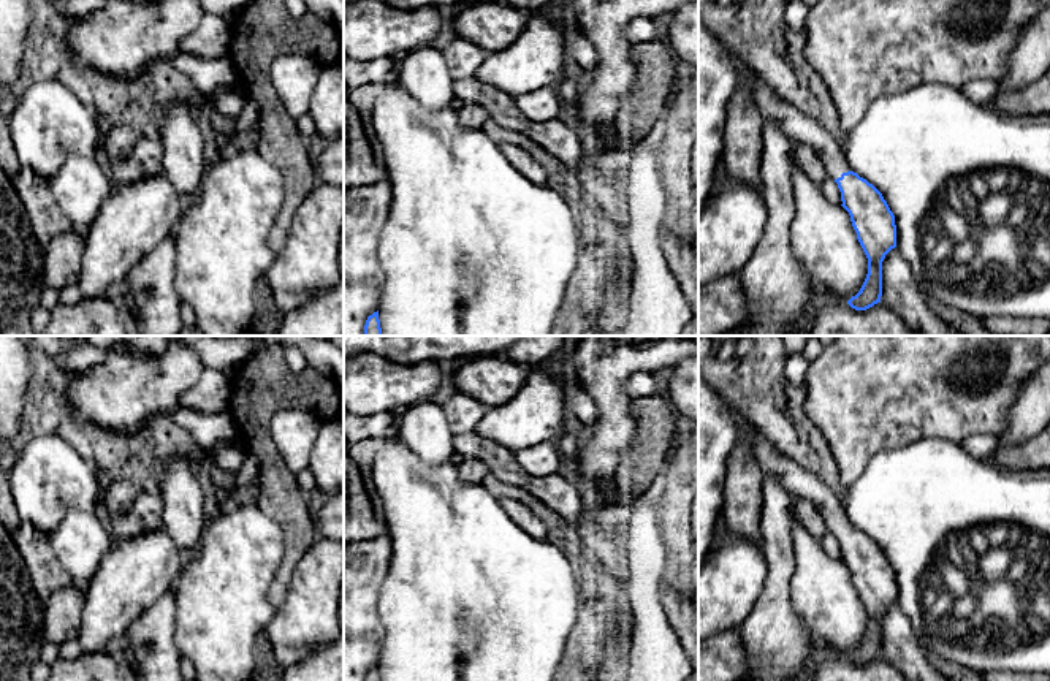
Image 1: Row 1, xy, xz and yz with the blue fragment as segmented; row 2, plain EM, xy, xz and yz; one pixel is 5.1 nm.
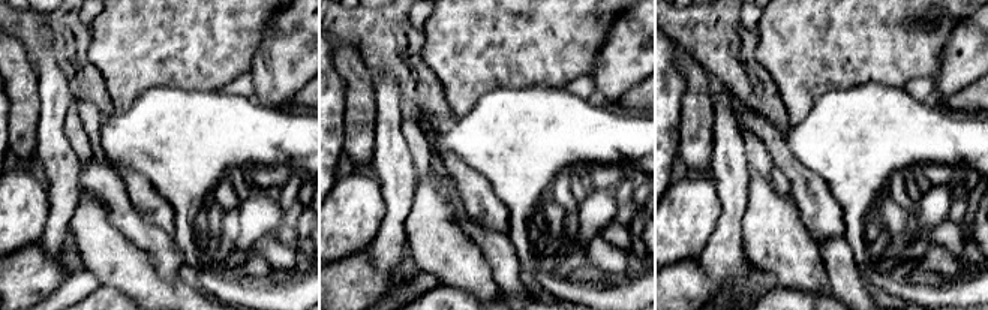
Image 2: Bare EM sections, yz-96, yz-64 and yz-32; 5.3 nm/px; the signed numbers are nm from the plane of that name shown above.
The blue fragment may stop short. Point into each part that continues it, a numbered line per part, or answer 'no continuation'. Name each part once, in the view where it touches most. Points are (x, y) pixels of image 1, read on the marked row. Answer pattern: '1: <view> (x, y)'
1: yz (718, 68)

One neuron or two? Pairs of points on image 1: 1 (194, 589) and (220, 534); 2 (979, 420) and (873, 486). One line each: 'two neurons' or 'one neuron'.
1: one neuron
2: two neurons

